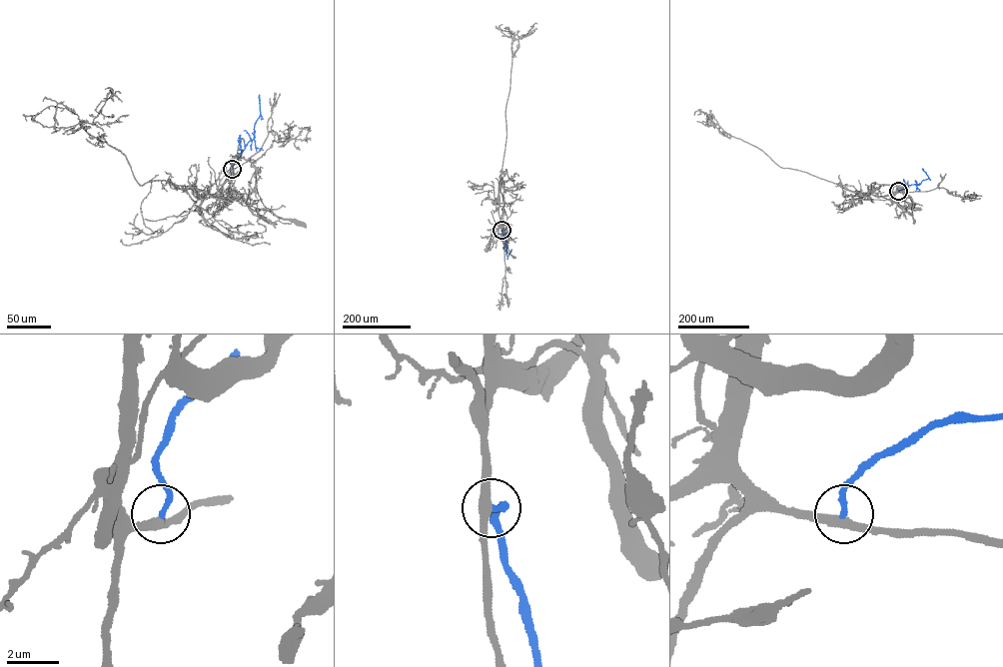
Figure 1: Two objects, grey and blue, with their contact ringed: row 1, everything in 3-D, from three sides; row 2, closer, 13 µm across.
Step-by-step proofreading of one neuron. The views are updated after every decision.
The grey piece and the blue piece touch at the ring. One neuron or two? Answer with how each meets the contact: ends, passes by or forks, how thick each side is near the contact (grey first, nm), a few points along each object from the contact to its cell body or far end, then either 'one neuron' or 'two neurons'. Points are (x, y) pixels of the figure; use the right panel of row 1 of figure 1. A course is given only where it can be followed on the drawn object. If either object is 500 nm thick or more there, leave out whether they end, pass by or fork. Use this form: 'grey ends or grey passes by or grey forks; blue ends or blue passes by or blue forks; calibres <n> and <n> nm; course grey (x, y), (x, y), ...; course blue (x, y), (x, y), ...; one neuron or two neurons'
grey passes by; blue ends; calibres 360 and 200 nm; course grey (898, 191), (896, 185), (911, 198), (914, 222); course blue (898, 191), (927, 179), (922, 169); one neuron

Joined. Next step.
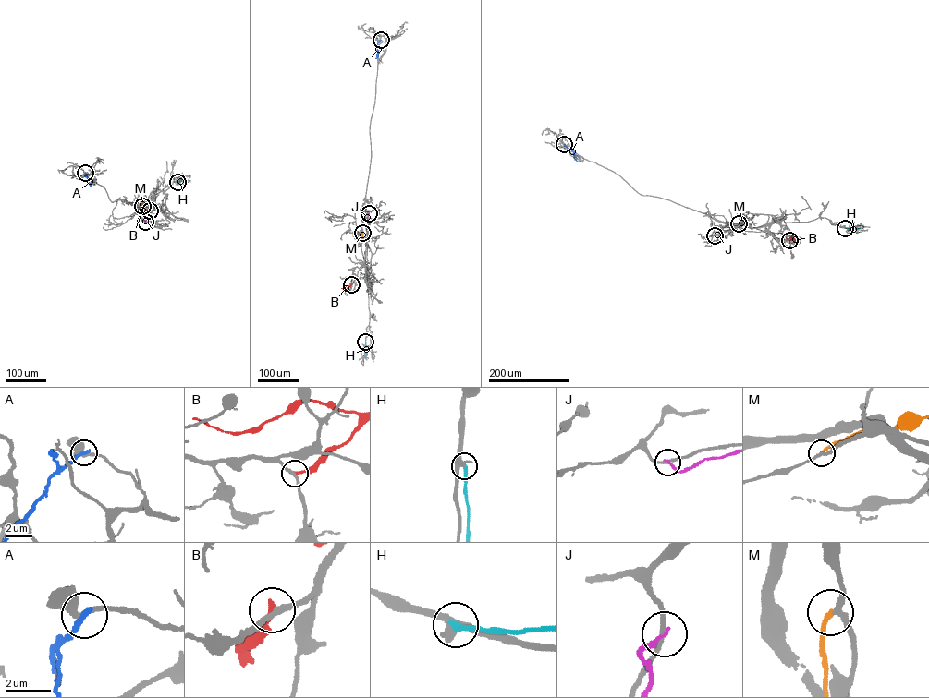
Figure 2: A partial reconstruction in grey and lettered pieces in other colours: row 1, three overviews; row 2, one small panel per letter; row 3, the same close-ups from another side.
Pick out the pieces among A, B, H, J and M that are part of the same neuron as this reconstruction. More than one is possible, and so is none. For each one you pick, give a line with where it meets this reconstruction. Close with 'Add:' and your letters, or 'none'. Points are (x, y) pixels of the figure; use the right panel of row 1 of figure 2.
Add: none

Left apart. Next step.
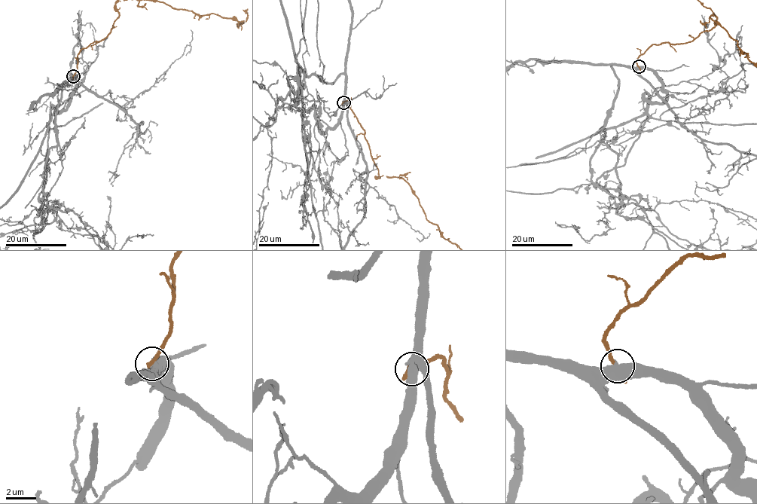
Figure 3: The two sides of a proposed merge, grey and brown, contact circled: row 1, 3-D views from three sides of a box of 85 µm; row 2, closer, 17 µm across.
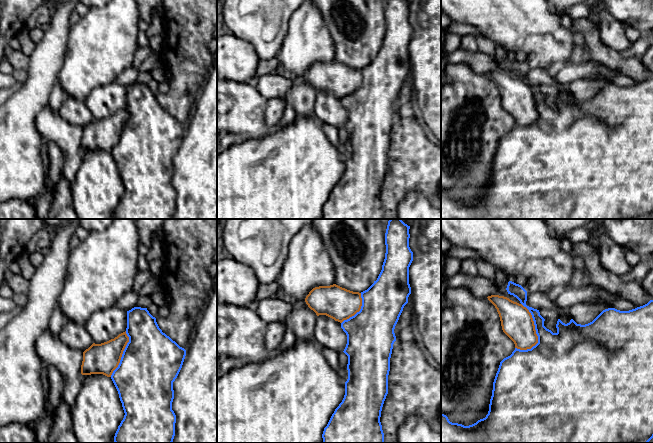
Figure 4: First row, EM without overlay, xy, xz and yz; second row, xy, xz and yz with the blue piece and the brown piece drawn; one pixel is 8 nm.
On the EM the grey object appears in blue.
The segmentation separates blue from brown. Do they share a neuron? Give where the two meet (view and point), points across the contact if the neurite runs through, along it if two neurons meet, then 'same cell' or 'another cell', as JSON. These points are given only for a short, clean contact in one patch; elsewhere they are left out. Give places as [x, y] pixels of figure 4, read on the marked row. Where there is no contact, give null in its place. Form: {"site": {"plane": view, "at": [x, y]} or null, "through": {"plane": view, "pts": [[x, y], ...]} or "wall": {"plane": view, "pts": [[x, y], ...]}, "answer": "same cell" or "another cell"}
{"site": {"plane": "yz", "at": [535, 328]}, "answer": "another cell"}

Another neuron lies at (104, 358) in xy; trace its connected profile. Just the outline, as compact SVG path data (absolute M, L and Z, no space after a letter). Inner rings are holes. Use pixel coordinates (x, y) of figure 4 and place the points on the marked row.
M126 331L101 344L93 343L83 352L82 375L103 374L111 377L118 367L123 351L129 342Z

